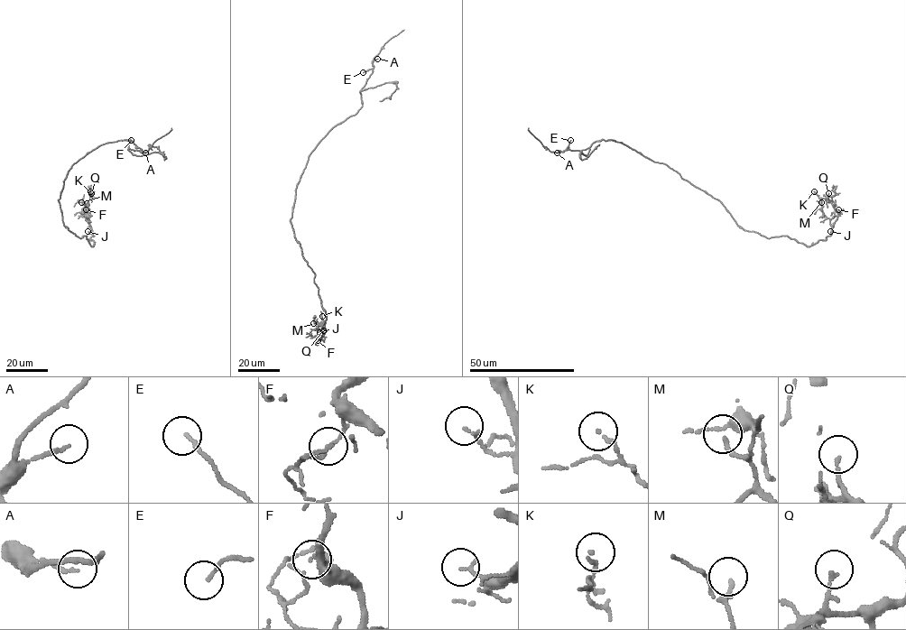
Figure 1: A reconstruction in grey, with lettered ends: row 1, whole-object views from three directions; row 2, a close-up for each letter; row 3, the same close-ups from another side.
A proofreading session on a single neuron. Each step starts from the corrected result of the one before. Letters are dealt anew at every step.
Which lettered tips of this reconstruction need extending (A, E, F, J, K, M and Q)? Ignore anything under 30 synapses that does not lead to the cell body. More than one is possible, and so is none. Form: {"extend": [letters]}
{"extend": []}

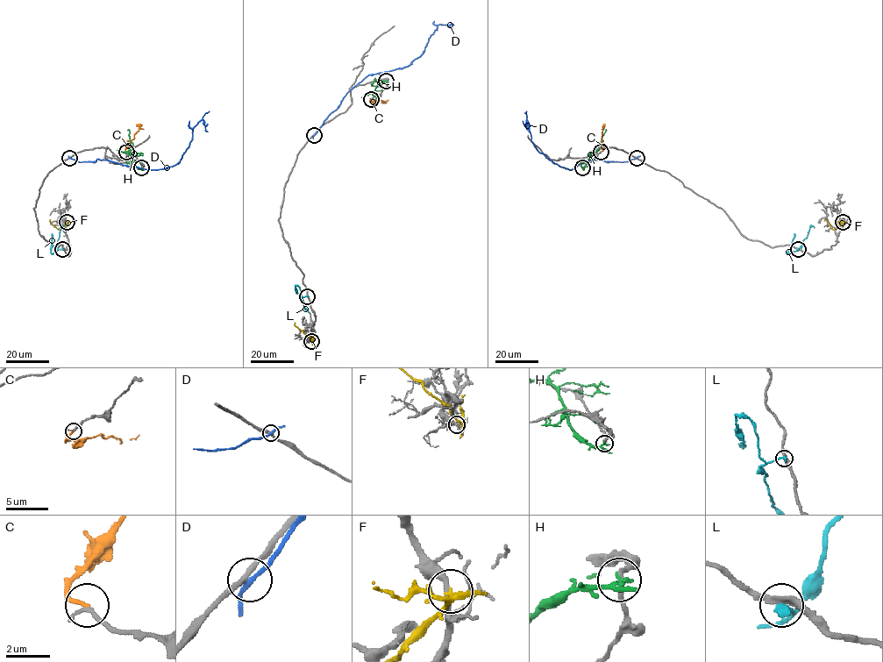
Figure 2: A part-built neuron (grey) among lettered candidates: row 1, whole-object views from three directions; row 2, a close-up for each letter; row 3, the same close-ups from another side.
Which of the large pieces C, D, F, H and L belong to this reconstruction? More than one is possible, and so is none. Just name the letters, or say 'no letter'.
C

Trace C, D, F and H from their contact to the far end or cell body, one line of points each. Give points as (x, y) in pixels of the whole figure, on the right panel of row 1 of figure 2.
C: (601, 152), (603, 125), (601, 129)
D: (637, 157), (627, 161), (588, 160), (570, 169), (554, 163), (535, 147), (526, 127), (526, 119), (529, 131)
F: (843, 222), (834, 230), (824, 220)
H: (582, 167), (598, 149), (606, 130)

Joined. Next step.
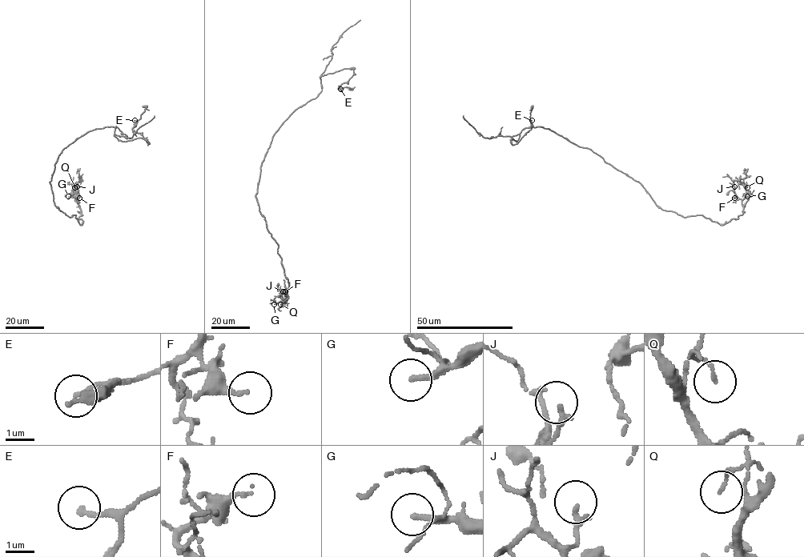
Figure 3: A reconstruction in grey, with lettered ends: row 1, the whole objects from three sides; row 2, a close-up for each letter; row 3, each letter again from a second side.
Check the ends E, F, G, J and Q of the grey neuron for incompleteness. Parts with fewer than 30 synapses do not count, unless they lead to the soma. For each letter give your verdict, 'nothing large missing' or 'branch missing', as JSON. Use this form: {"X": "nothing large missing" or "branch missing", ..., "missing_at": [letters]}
{"E": "nothing large missing", "F": "nothing large missing", "G": "branch missing", "J": "nothing large missing", "Q": "nothing large missing", "missing_at": ["G"]}

